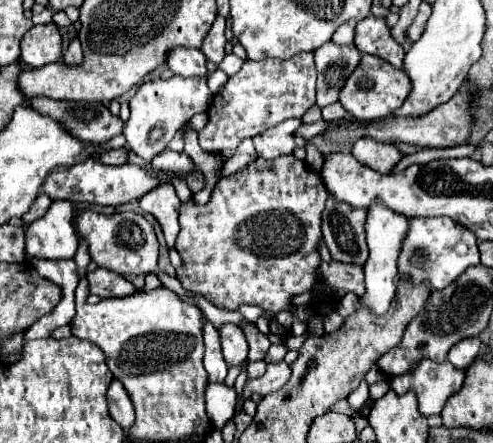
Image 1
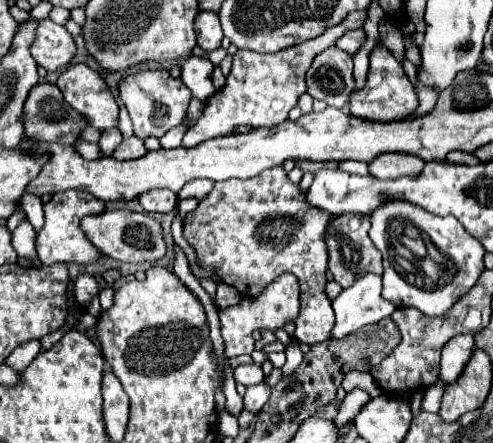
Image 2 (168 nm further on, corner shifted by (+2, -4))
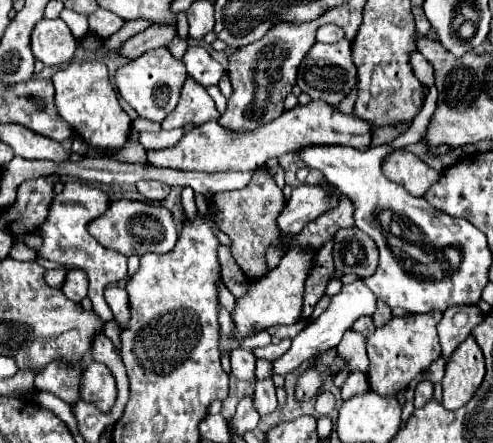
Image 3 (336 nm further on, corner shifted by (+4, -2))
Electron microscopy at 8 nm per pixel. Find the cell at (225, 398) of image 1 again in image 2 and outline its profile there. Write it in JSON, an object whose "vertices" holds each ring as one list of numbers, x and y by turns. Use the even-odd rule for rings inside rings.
{"vertices":[[249,363,249,365,239,365,235,367,235,381,237,383,243,383,243,385,257,385,265,379,263,371,259,365,255,363]]}

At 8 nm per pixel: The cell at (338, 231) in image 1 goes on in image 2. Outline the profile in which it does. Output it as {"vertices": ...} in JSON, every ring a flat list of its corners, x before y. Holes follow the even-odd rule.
{"vertices":[[339,215,331,221,331,225,327,227,327,247,329,247,329,271,333,273,335,281,341,287,351,287,361,275,367,273,383,273,383,265,381,265,381,255,377,251,377,247,371,243,369,235,369,219,367,215]]}

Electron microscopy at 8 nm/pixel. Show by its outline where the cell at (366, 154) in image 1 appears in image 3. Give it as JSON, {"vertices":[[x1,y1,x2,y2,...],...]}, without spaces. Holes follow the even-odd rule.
{"vertices":[[393,151,381,163,381,171,387,179,403,185,411,195,423,197,425,189,429,189,439,173,427,167,419,157,409,151]]}

